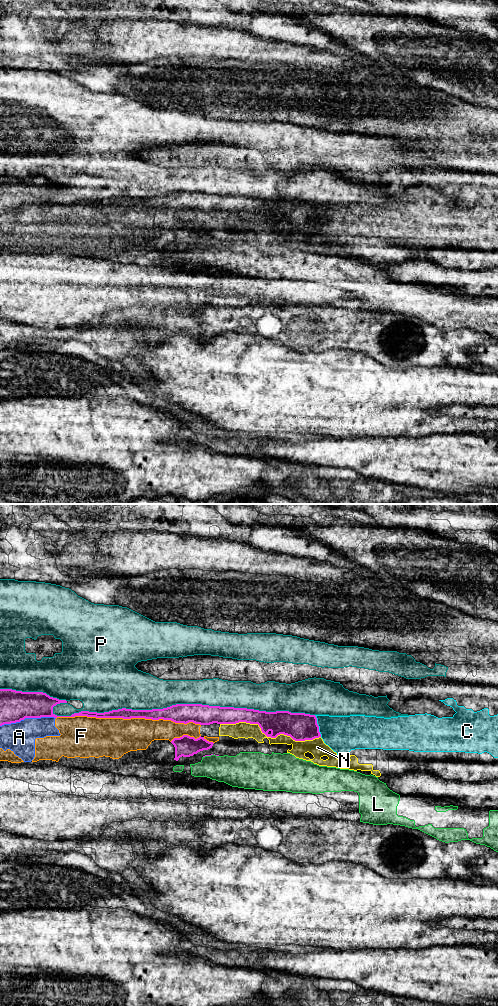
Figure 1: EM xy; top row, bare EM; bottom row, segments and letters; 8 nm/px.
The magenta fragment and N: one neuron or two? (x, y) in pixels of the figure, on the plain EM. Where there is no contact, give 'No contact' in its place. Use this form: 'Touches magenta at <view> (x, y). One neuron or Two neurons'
Touches magenta at xy (269, 224). Two neurons

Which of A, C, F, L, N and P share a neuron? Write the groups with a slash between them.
A C F N / L / P

